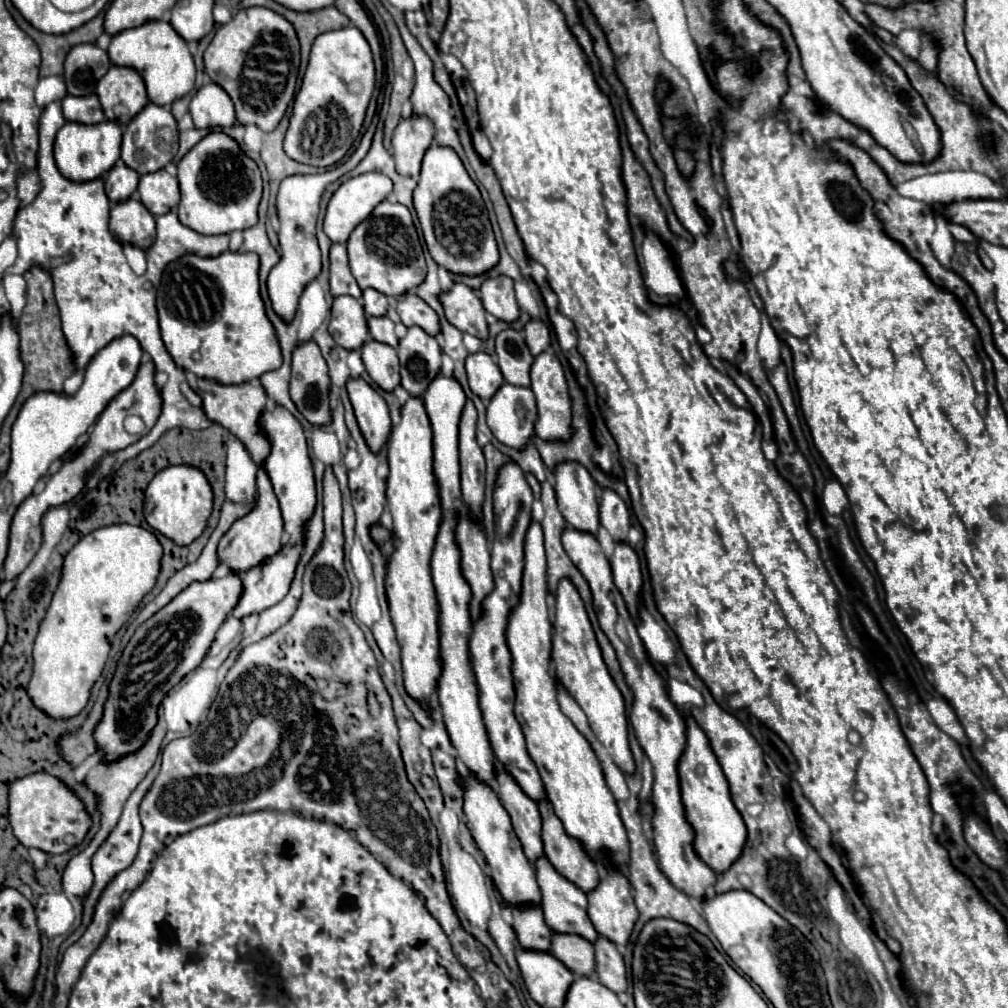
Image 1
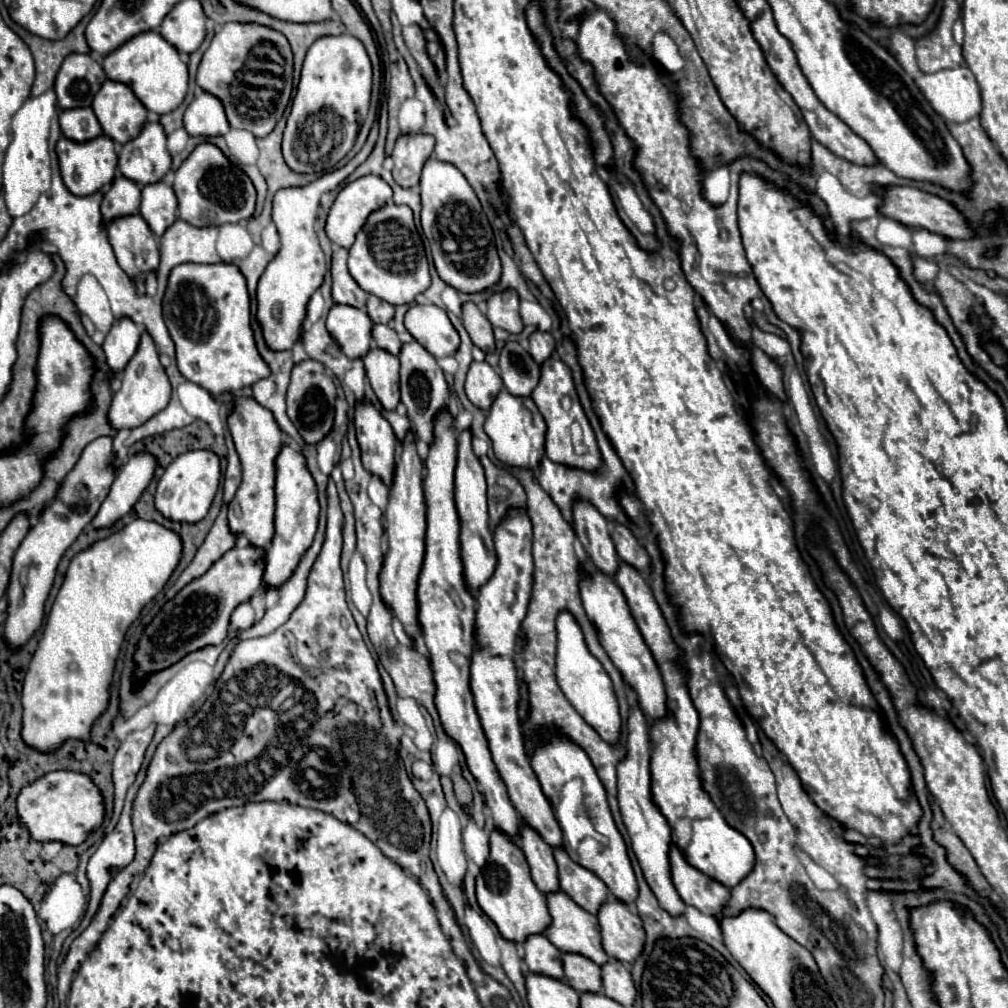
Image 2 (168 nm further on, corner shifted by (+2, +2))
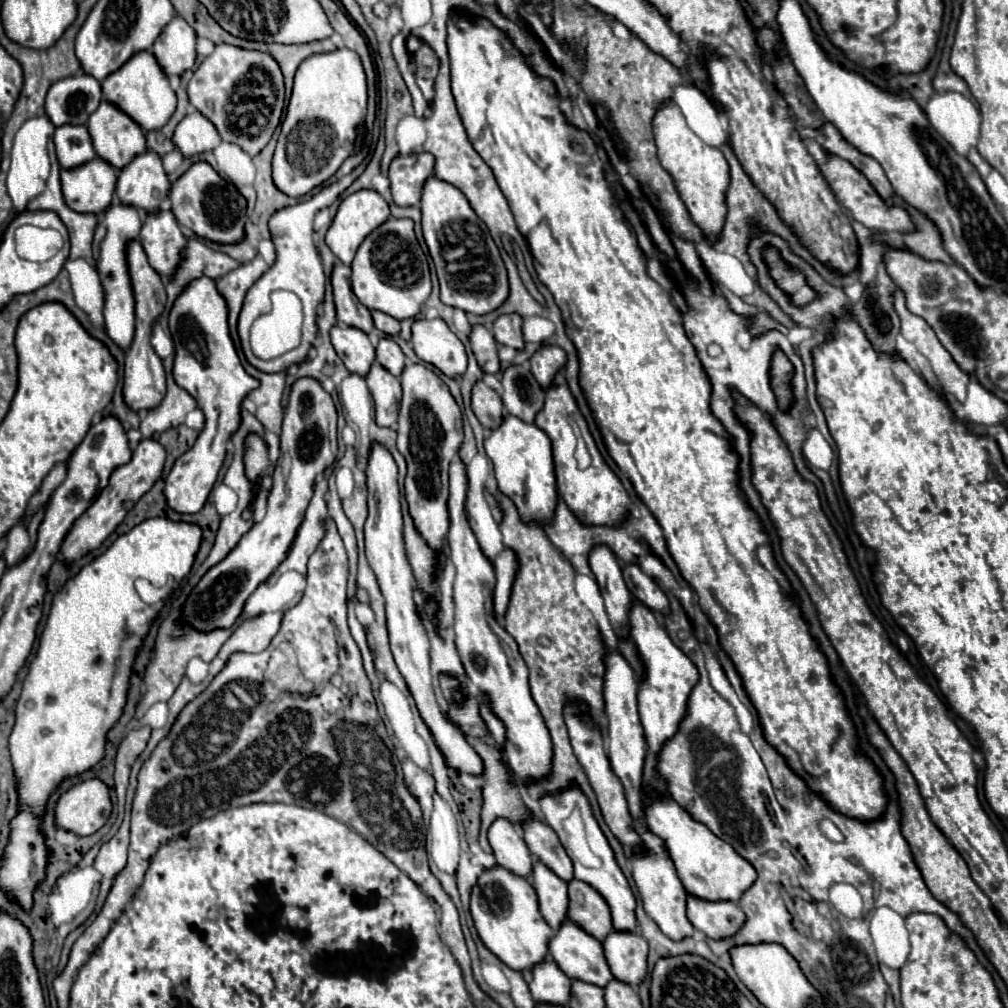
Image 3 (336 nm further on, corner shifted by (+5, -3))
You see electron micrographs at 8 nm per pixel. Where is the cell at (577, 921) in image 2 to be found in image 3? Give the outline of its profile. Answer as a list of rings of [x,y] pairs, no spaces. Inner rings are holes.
[[[570,919],[562,921],[560,929],[552,937],[550,955],[558,967],[570,975],[570,979],[604,987],[614,977],[606,965],[602,943]]]

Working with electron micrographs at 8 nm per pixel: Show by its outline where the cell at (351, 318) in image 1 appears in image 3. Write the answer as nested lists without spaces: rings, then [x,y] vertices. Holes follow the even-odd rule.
[[[334,325],[330,329],[332,345],[338,357],[344,361],[350,373],[366,375],[372,361],[374,361],[374,347],[364,331],[348,325]]]

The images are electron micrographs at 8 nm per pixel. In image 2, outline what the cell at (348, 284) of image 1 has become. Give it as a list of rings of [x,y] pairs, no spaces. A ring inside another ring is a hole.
[[[335,246],[333,248],[333,262],[331,262],[331,276],[333,276],[333,300],[337,304],[347,304],[353,308],[365,308],[367,292],[363,292],[357,282],[351,278],[347,270],[347,250]]]

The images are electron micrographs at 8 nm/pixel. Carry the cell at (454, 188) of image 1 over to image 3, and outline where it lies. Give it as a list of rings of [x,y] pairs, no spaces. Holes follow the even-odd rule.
[[[430,175],[422,189],[420,209],[422,233],[438,273],[442,303],[476,315],[484,315],[500,307],[508,297],[506,269],[486,223],[476,215],[466,195],[452,183]]]

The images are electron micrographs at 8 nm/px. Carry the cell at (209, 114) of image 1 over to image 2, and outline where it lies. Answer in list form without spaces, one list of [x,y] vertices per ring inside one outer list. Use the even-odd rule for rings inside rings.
[[[199,92],[187,106],[183,126],[189,136],[225,136],[231,130],[221,100],[209,92]]]

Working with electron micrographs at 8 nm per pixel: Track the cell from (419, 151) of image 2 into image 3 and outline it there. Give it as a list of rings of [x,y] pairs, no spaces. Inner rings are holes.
[[[398,155],[390,165],[390,189],[396,205],[418,205],[422,185],[434,171],[434,155]]]

